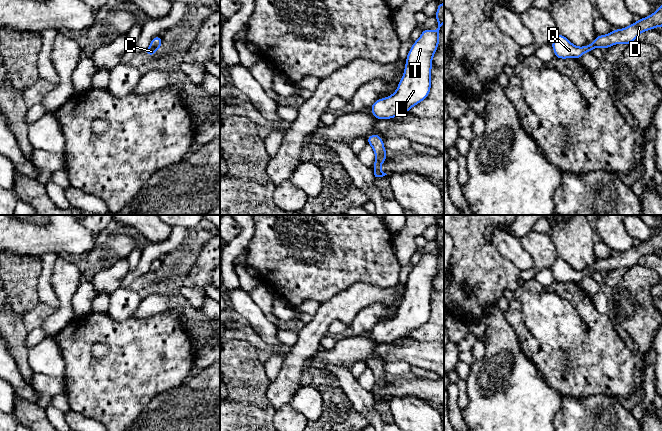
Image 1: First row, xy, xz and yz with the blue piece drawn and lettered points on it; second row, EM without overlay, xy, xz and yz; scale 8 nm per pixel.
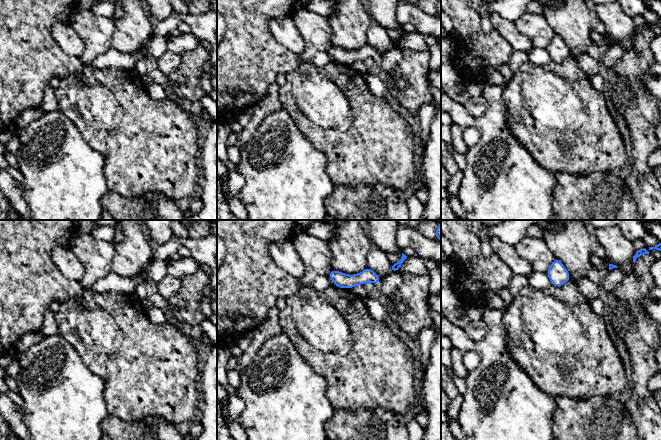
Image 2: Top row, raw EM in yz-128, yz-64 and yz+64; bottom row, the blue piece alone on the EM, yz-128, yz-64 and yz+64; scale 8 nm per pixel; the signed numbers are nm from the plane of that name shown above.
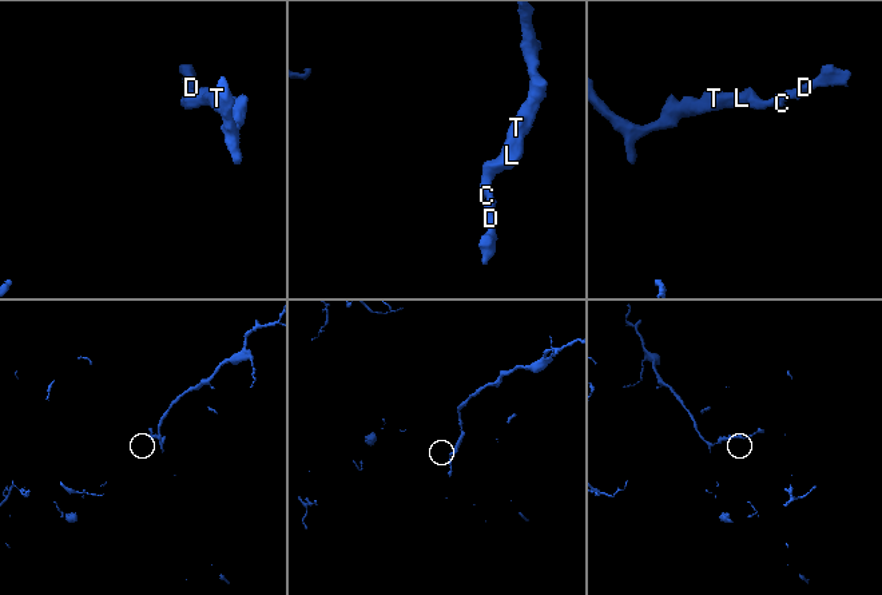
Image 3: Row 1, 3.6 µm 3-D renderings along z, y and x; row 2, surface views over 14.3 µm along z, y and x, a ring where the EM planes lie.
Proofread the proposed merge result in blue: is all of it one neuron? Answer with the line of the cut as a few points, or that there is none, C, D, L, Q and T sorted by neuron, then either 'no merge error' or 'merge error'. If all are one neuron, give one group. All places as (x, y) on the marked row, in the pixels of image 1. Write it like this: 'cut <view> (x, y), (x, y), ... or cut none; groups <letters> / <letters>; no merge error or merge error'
cut none; groups C D L Q T; no merge error

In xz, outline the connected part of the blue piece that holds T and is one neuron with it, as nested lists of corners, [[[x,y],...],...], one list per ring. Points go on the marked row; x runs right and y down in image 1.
[[[438,2],[438,9],[434,17],[438,21],[438,28],[436,30],[424,29],[419,39],[413,43],[406,57],[406,65],[402,79],[395,93],[386,98],[378,99],[370,107],[376,119],[396,118],[403,113],[407,113],[414,105],[419,104],[428,97],[431,89],[432,59],[439,46],[440,27],[444,24],[444,3]]]

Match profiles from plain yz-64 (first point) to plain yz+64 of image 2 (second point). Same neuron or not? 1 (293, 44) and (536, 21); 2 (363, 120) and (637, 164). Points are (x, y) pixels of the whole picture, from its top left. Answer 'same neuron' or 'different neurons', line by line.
1: different neurons
2: different neurons

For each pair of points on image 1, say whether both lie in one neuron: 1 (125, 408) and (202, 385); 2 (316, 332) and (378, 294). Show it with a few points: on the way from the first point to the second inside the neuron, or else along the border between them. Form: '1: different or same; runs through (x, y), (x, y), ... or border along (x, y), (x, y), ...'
1: different; border along (172, 387), (160, 392), (142, 410), (137, 418)
2: same; runs through (329, 316), (337, 308), (343, 307), (362, 294)

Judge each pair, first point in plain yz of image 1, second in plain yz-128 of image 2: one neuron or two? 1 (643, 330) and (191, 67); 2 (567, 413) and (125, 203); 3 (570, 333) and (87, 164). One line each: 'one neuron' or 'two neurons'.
1: one neuron
2: one neuron
3: two neurons

